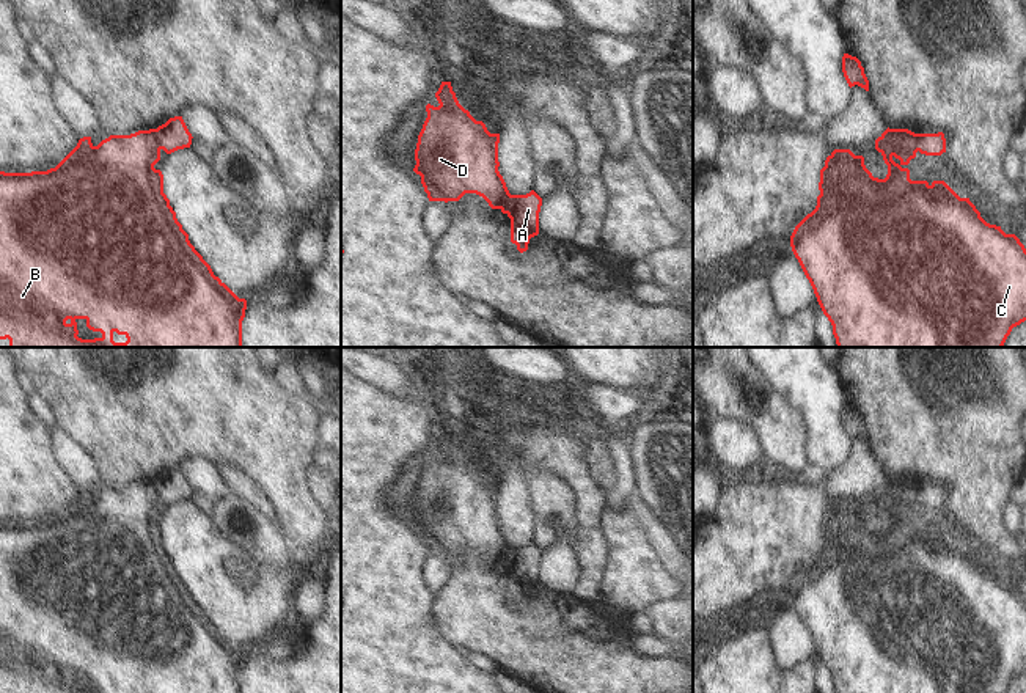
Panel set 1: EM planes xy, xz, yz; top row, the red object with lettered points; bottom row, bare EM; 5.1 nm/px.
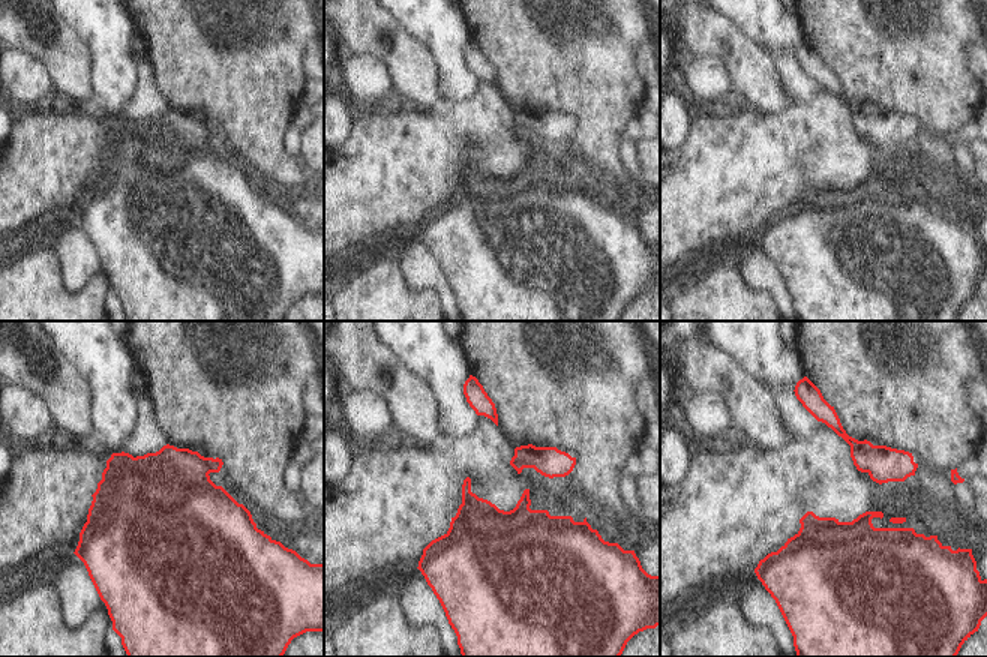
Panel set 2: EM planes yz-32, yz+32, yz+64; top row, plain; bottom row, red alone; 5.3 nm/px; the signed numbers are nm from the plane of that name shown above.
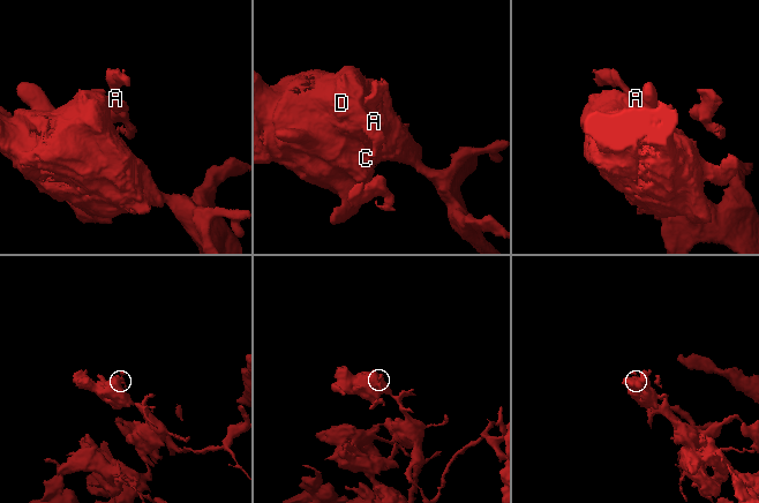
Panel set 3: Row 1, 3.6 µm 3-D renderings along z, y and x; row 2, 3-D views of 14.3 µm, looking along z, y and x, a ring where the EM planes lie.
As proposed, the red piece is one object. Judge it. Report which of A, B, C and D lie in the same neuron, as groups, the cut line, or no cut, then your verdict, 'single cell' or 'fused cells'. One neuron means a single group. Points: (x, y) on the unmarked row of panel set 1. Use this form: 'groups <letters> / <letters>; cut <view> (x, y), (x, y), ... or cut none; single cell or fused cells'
groups A / B C D; cut yz (899, 481), (905, 481), (913, 489), (918, 502); fused cells

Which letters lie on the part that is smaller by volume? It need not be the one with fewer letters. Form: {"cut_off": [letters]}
{"cut_off": ["A"]}

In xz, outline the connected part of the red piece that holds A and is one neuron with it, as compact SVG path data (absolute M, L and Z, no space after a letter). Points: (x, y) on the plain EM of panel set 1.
M531 542L526 547L511 547L508 569L511 570L511 594L520 605L528 602L529 591L539 586L542 550Z

